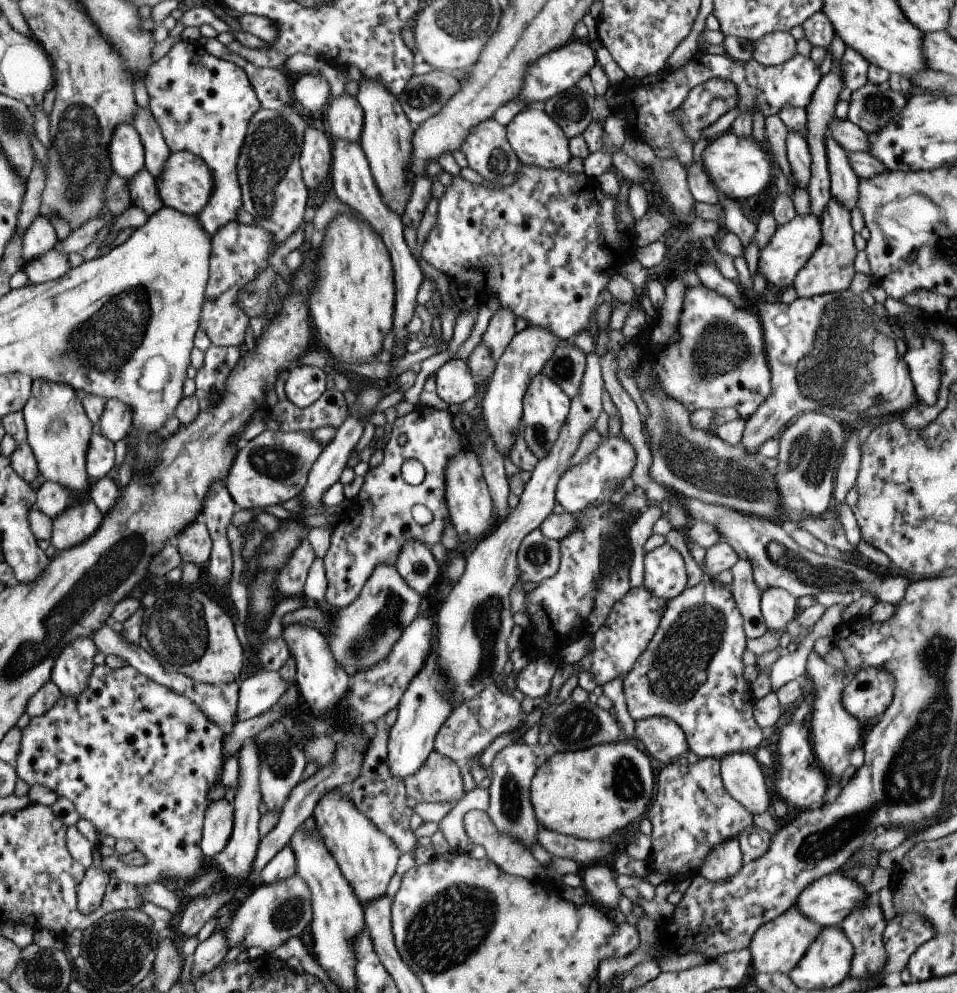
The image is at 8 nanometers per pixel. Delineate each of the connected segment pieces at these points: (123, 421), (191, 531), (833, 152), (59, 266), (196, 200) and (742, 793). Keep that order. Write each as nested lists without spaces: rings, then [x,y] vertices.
[[[106,400],[102,414],[94,429],[105,436],[111,443],[125,439],[131,427],[131,412],[123,406],[123,402]]]
[[[202,519],[189,522],[173,539],[173,544],[183,563],[200,565],[211,555],[211,540]]]
[[[827,136],[824,140],[825,158],[830,181],[830,198],[851,211],[858,202],[858,179],[847,161],[847,152]]]
[[[52,249],[29,260],[21,270],[27,276],[28,283],[41,284],[57,280],[69,269],[67,254]]]
[[[176,151],[169,154],[165,160],[161,178],[156,180],[157,194],[164,206],[173,208],[187,216],[196,216],[209,200],[215,188],[212,170],[207,167],[196,155],[188,151]]]
[[[735,752],[719,760],[722,786],[751,816],[767,811],[769,794],[761,766],[753,754]]]

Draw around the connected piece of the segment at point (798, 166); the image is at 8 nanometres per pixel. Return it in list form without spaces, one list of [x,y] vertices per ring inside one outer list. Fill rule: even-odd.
[[[787,130],[787,136],[785,136],[785,158],[789,164],[791,174],[793,174],[793,180],[797,184],[795,188],[806,188],[807,184],[809,184],[809,166],[811,162],[809,162],[806,140],[798,132]]]

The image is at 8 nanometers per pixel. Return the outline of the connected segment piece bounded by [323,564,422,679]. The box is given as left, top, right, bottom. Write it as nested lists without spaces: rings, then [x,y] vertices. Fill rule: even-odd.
[[[375,566],[357,598],[344,608],[333,610],[329,630],[324,632],[331,658],[341,666],[349,679],[375,662],[385,660],[401,632],[417,617],[422,596],[403,582],[394,566]]]

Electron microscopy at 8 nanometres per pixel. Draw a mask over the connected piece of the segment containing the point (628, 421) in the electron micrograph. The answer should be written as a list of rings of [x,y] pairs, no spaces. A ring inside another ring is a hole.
[[[606,352],[601,356],[599,360],[599,368],[601,368],[601,378],[603,380],[603,386],[611,398],[611,402],[615,405],[617,412],[619,413],[619,419],[621,420],[621,432],[625,440],[629,440],[629,444],[633,446],[635,450],[635,456],[637,456],[637,462],[635,462],[635,468],[630,476],[630,486],[639,486],[643,492],[645,492],[645,498],[647,498],[647,507],[651,504],[660,504],[663,500],[663,490],[660,485],[655,484],[649,480],[649,464],[651,464],[651,454],[648,449],[648,444],[645,441],[643,435],[642,417],[639,415],[639,408],[635,405],[635,402],[631,400],[629,394],[624,392],[619,386],[619,380],[615,376],[615,353]]]

